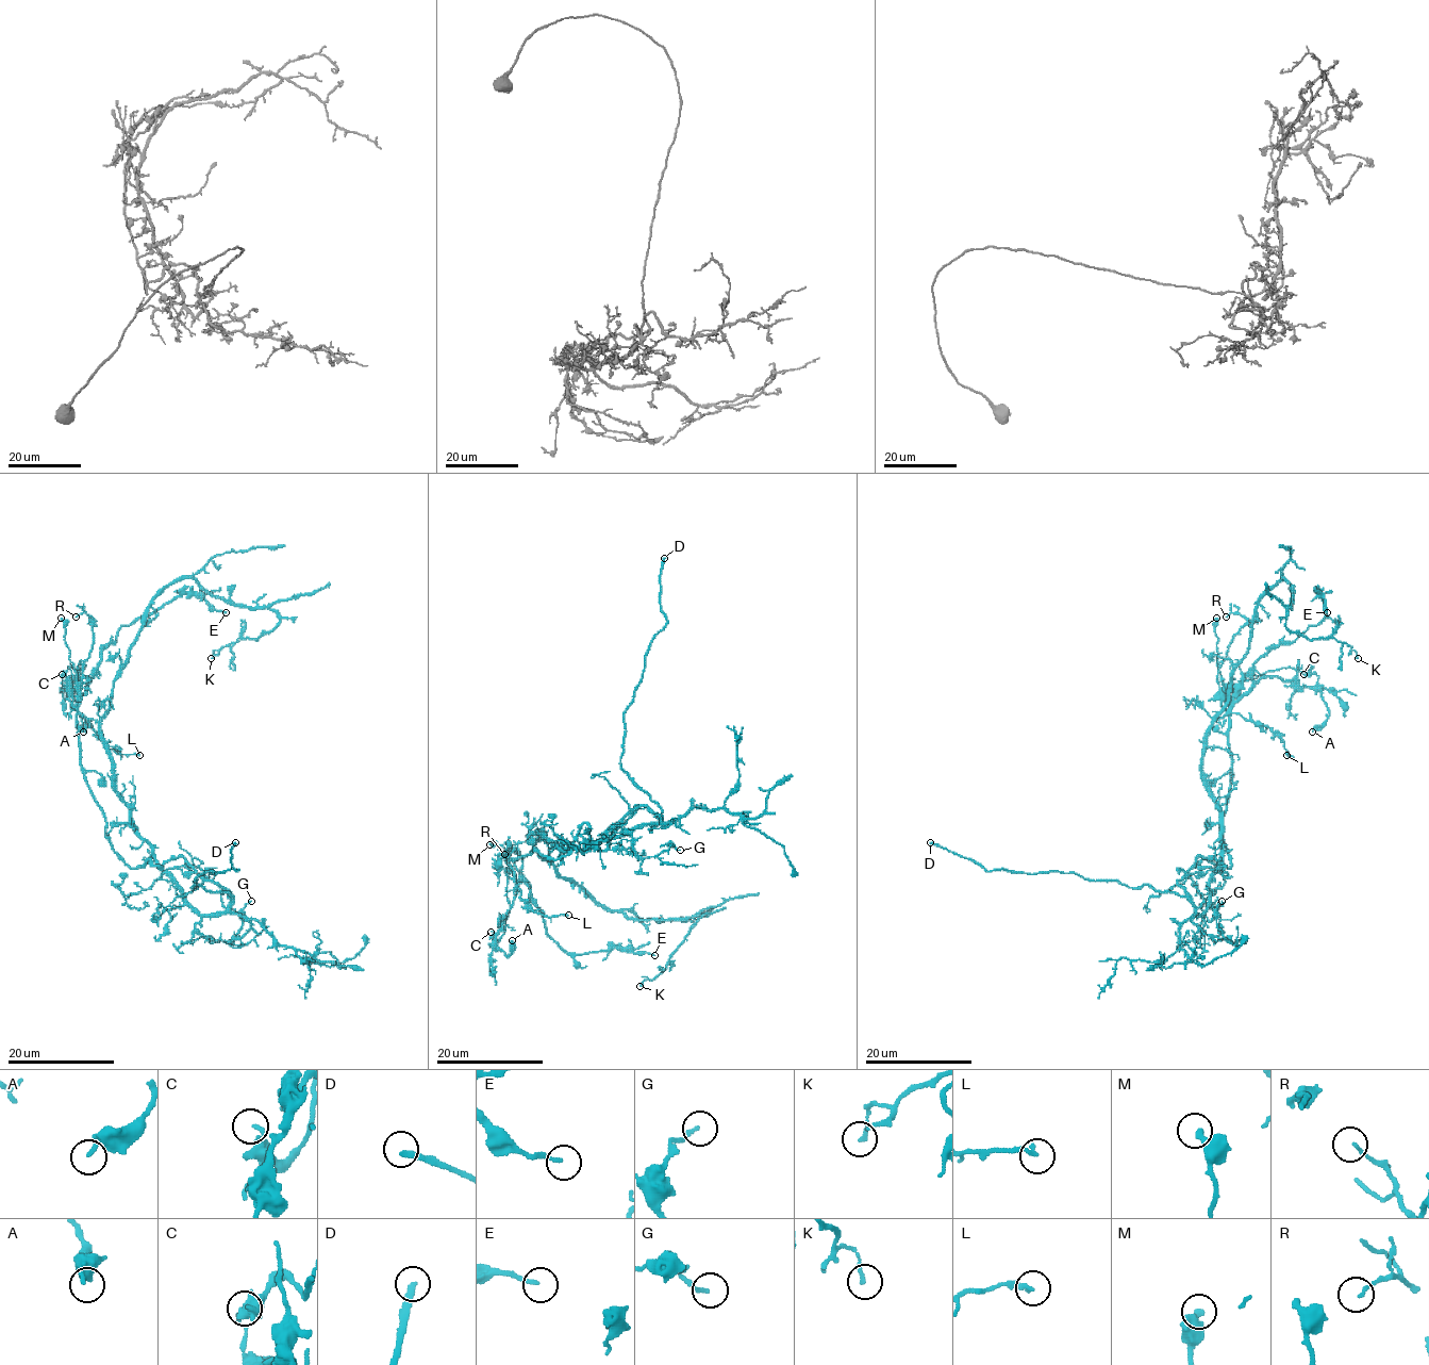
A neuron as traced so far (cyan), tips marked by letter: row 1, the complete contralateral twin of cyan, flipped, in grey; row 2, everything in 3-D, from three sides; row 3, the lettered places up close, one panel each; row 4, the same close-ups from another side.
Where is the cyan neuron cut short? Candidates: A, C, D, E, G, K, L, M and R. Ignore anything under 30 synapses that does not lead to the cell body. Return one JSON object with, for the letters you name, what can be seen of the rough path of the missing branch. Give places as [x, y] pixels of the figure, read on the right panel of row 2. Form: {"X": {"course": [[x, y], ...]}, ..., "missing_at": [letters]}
{"missing_at": ["D"]}

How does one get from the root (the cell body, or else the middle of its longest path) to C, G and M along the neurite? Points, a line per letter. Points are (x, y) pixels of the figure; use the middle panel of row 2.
C: (544, 834), (535, 832), (508, 855), (501, 853), (511, 908), (504, 933), (497, 939), (491, 932)
G: (544, 834), (559, 849), (590, 849), (629, 829), (624, 832), (643, 858), (657, 856), (670, 844), (680, 850)
M: (544, 834), (541, 829), (535, 832), (525, 842), (518, 842), (508, 855), (508, 850), (501, 845), (489, 844)

